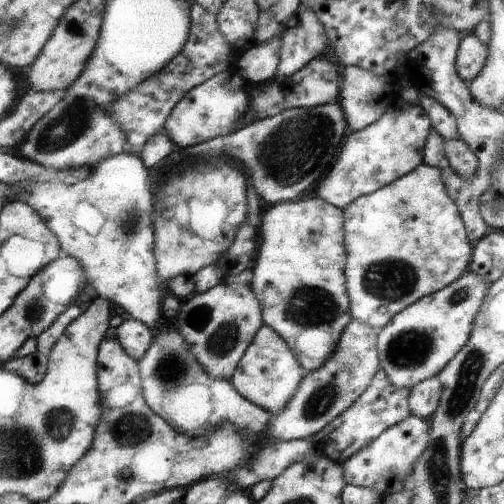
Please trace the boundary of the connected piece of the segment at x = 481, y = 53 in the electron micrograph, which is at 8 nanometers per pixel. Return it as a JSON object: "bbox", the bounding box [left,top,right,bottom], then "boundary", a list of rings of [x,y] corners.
{"bbox":[456,32,490,83],"boundary":[[[470,32],[462,36],[462,44],[459,45],[456,68],[460,78],[469,83],[475,80],[487,64],[490,56],[490,43],[485,44]]]}

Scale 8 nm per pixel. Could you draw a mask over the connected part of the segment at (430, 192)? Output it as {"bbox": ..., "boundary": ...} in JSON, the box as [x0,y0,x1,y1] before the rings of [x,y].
{"bbox":[343,164,474,331],"boundary":[[[422,164],[390,185],[358,198],[343,210],[346,217],[343,226],[345,285],[353,319],[368,323],[377,331],[381,330],[394,320],[398,312],[418,299],[446,288],[466,273],[470,260],[474,258],[472,244],[468,242],[466,228],[456,204],[447,194],[442,176],[441,169]]]}

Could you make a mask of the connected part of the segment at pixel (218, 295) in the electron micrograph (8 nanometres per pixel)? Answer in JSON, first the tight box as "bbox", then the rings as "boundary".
{"bbox":[174,268,264,381],"boundary":[[[252,268],[244,269],[242,273],[239,275],[228,275],[223,278],[223,281],[218,285],[215,286],[212,290],[209,290],[205,293],[196,293],[192,298],[189,300],[184,301],[183,305],[183,312],[180,314],[178,319],[174,322],[176,326],[179,327],[180,332],[184,333],[184,336],[189,340],[192,350],[195,352],[195,355],[199,358],[199,361],[202,363],[204,362],[204,366],[206,370],[219,379],[226,379],[231,381],[236,374],[236,371],[239,369],[240,366],[240,359],[243,355],[243,352],[250,346],[252,339],[255,337],[255,334],[258,332],[258,329],[264,325],[263,321],[263,309],[262,309],[262,301],[259,300],[258,296],[255,294],[254,287],[251,285],[253,281],[253,270]]]}

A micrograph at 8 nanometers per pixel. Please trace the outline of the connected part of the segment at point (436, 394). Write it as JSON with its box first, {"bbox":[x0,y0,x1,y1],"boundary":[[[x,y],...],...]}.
{"bbox":[408,377,442,421],"boundary":[[[432,377],[409,390],[408,404],[412,415],[419,416],[427,421],[435,414],[442,400],[442,383],[438,377]]]}

